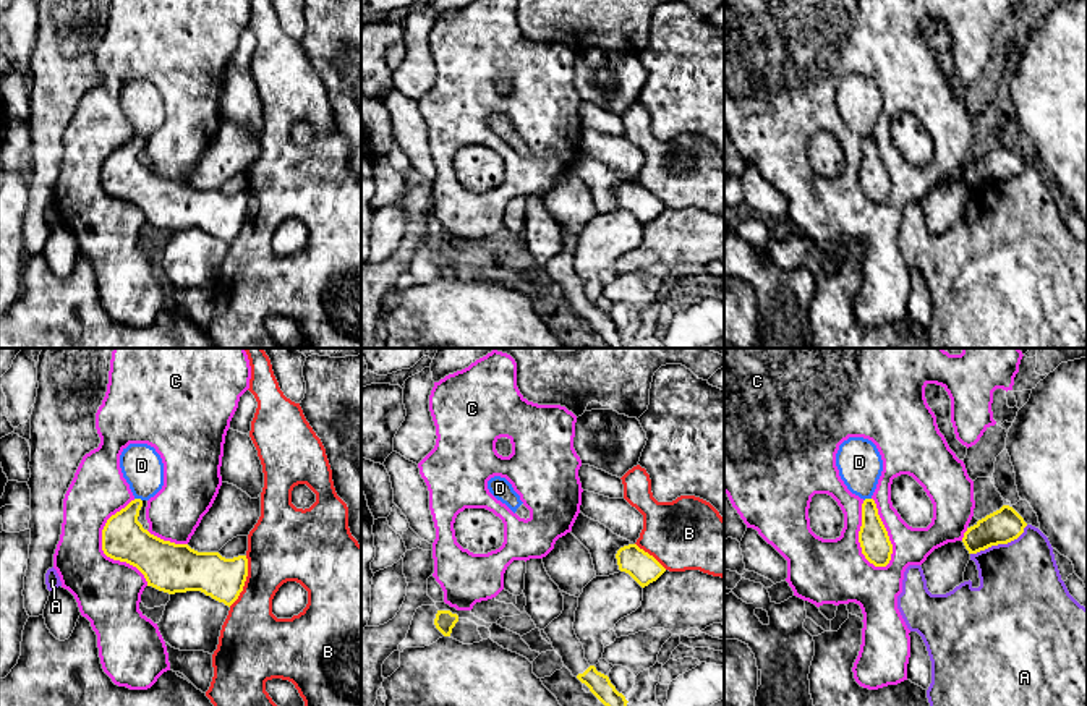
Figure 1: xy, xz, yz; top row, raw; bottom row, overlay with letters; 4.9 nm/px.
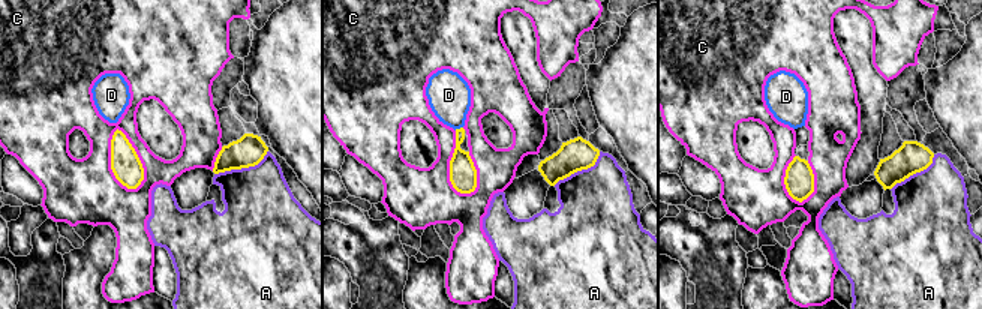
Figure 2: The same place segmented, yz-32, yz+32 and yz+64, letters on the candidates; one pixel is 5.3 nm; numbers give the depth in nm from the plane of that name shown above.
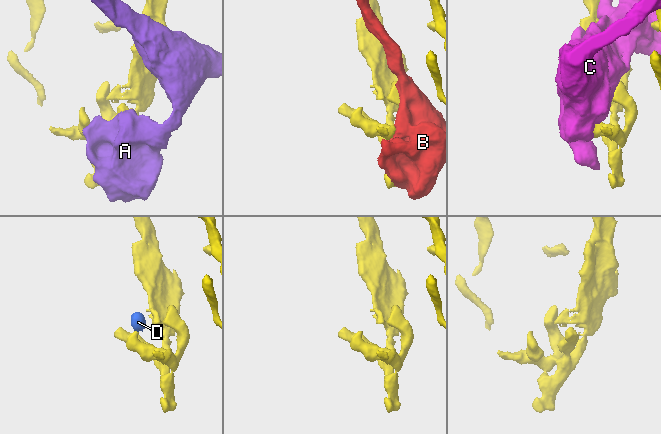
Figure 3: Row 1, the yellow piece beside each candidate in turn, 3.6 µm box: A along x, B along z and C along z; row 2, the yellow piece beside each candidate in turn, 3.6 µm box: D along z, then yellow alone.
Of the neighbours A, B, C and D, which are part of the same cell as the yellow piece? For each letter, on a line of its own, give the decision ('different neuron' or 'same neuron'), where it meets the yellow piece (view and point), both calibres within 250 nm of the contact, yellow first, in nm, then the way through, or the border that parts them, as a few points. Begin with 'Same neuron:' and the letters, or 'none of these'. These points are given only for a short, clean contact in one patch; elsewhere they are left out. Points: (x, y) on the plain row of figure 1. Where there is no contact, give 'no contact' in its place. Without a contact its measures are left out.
Same neuron: none of these
A: different neuron; meets yellow in yz at (1000, 180); 170 nm thick on the yellow side, 420 nm on the other
B: different neuron; meets yellow in xy at (245, 217); 220 nm thick on the yellow side, 340 nm on the other
C: different neuron; meets yellow in yz at (886, 170); 150 nm thick on the yellow side, 200 nm on the other
D: different neuron; meets yellow in xy at (138, 136); 220 nm thick on the yellow side, 200 nm on the other; border along xy (135, 135), (141, 138)

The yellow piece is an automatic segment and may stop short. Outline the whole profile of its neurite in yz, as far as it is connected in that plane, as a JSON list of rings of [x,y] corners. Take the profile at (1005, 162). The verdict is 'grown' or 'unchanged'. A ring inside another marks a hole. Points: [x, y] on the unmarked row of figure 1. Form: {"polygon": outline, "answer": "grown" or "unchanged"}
{"polygon": [[[1003,142],[1000,147],[967,165],[962,180],[969,191],[977,191],[991,183],[1008,181],[1017,176],[1025,164],[1027,160],[1012,144]]], "answer": "unchanged"}

